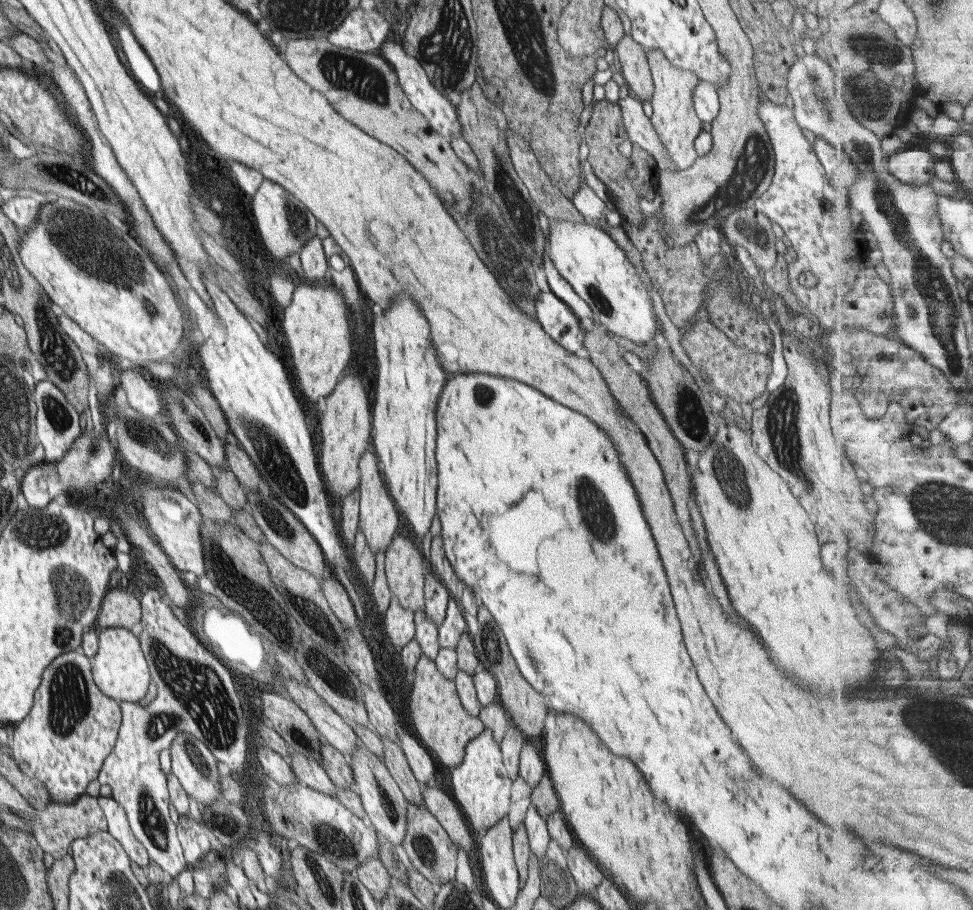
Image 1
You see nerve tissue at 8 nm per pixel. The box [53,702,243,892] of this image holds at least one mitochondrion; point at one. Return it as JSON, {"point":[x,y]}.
{"point":[152,823]}

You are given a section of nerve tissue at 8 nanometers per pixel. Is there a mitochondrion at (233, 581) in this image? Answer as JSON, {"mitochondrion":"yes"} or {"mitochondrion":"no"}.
{"mitochondrion":"yes"}

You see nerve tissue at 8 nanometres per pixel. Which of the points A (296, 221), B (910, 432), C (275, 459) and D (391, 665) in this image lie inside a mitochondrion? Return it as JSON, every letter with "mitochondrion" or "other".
{"A":"mitochondrion","B":"other","C":"mitochondrion","D":"other"}

